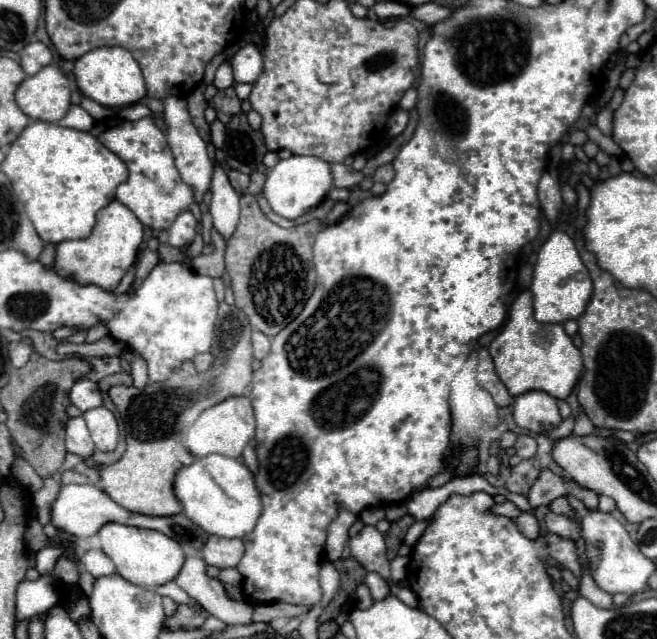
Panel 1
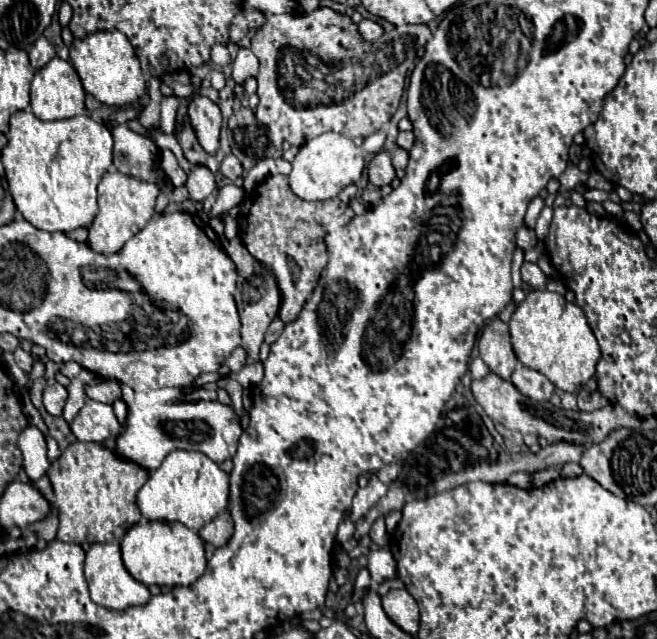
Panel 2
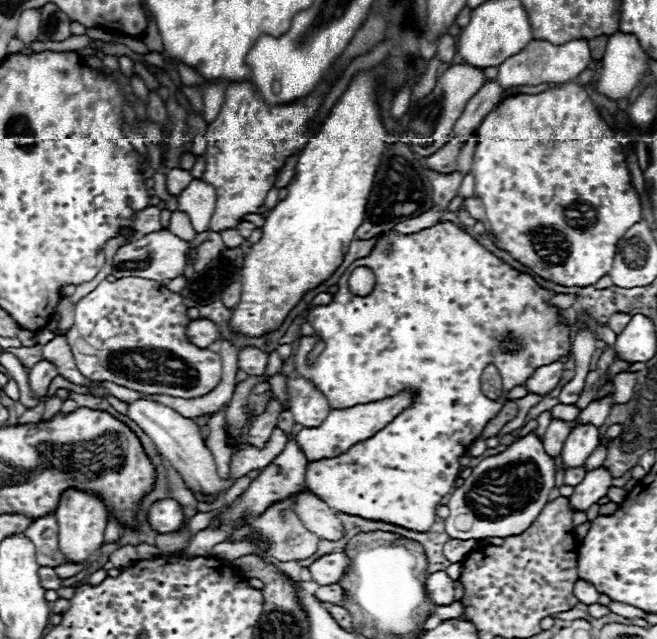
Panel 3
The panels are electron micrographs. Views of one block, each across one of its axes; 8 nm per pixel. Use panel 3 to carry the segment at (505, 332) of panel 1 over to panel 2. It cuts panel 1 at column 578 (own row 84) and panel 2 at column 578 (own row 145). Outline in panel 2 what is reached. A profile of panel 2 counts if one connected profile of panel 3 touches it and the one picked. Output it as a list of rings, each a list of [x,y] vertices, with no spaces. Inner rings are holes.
[[[530,290],[526,300],[512,312],[508,330],[516,358],[524,366],[544,374],[558,390],[576,392],[580,384],[587,383],[595,375],[600,358],[596,338],[588,328],[584,312],[562,294]]]

